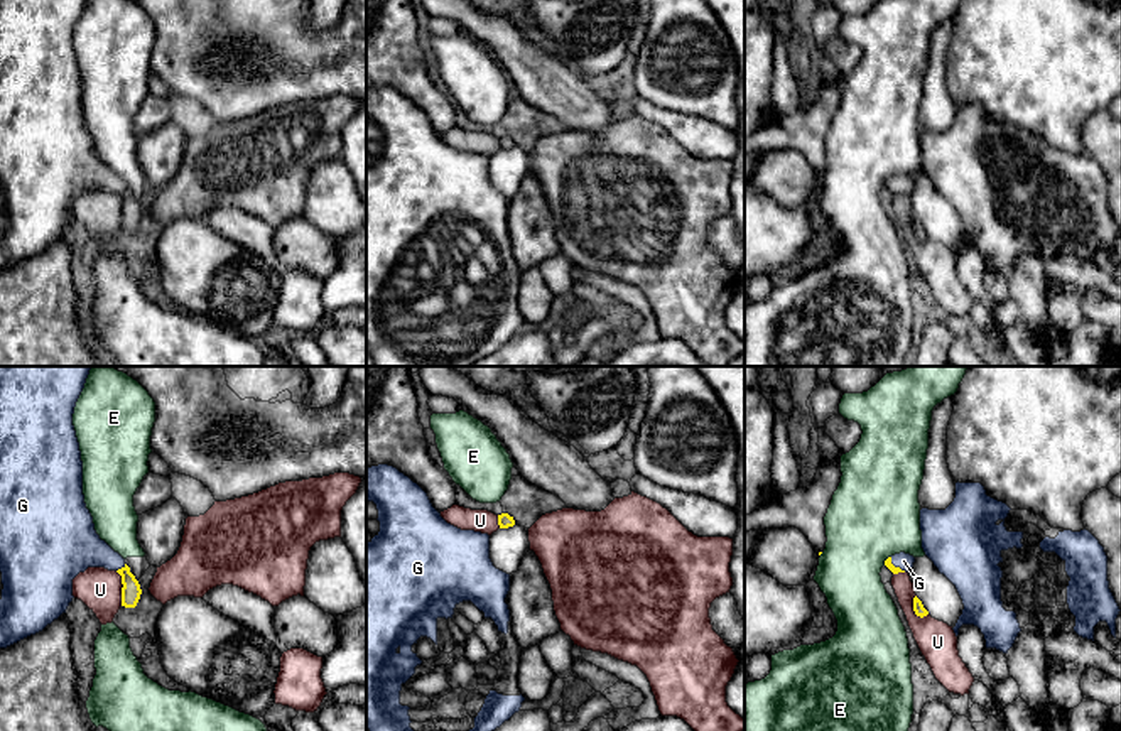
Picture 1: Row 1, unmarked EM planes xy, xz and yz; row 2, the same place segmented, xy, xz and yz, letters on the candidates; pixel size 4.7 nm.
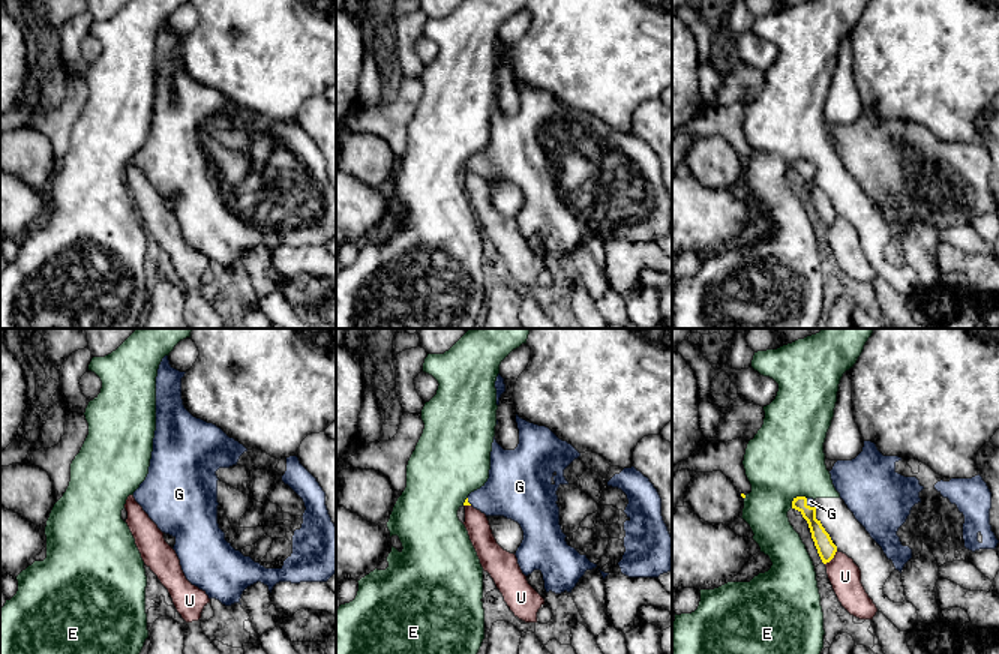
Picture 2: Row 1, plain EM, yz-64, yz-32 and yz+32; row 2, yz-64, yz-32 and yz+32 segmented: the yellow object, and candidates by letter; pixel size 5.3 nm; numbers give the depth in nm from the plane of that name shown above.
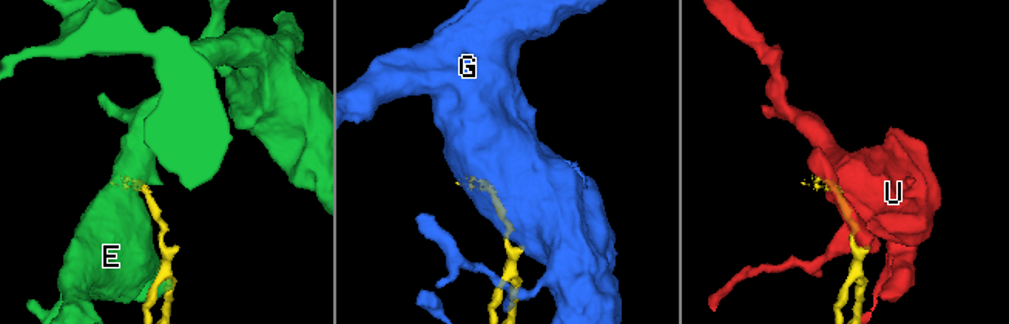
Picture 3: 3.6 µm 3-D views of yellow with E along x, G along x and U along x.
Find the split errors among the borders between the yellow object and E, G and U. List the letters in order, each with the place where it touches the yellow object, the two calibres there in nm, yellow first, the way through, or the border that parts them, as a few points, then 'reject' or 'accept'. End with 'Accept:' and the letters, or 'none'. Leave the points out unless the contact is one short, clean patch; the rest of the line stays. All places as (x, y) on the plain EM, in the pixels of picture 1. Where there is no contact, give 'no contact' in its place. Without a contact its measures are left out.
E: yz (885, 183) | 40/420 nm | reject
G: xy (122, 189) | 100/240 nm | across xy (130, 215), (130, 205), (122, 189), (105, 178), (75, 167) | accept
U: xy (122, 210) | 100/200 nm | reject
Accept: G

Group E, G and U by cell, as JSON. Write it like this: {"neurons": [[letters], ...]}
{"neurons": [["E"], ["G"], ["U"]]}

